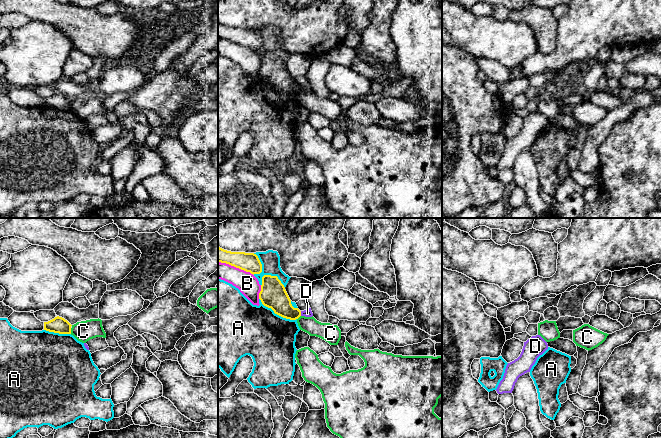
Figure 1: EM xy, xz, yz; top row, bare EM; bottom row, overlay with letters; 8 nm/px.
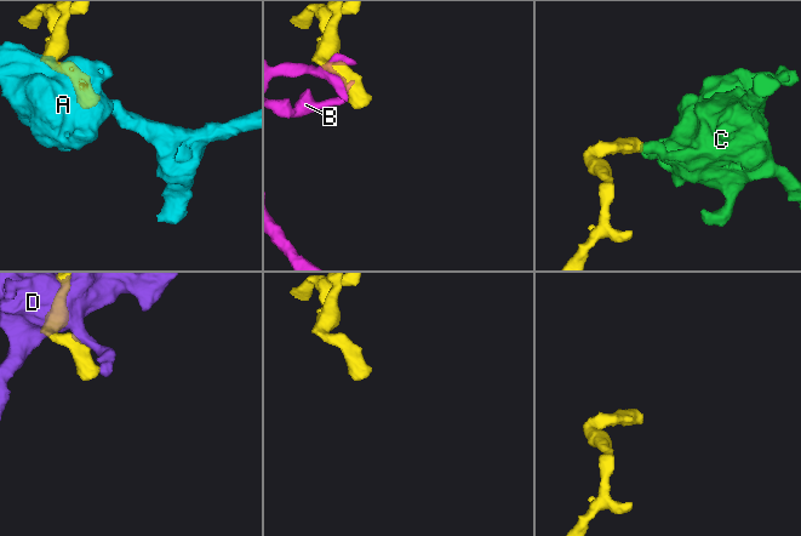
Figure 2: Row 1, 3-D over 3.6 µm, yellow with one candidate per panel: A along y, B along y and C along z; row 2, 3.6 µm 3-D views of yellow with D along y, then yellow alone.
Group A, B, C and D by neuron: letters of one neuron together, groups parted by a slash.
A / B / C / D

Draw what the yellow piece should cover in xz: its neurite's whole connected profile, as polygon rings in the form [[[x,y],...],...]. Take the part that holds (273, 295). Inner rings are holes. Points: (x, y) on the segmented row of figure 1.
[[[277,276],[262,277],[259,299],[264,306],[271,308],[275,314],[283,318],[296,320],[301,316],[301,311],[292,306],[285,287]]]

